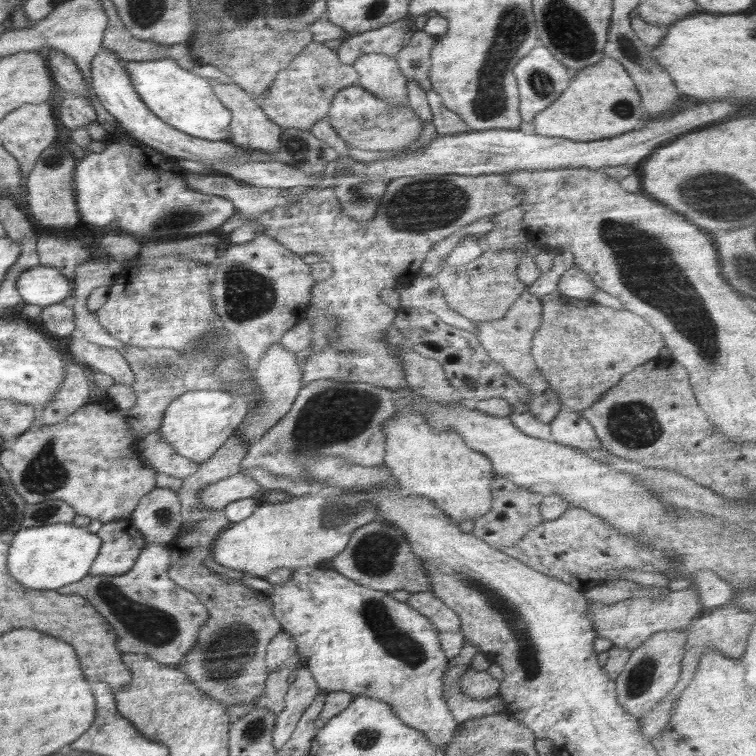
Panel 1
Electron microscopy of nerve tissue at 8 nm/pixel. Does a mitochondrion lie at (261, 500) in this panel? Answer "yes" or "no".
no

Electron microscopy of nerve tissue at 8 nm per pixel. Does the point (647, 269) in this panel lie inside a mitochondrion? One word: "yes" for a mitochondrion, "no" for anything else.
yes

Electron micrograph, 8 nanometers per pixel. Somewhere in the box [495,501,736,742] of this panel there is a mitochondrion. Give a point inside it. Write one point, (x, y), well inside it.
(639, 681)

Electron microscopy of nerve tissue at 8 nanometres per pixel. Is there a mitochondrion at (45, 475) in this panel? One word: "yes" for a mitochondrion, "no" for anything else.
yes

